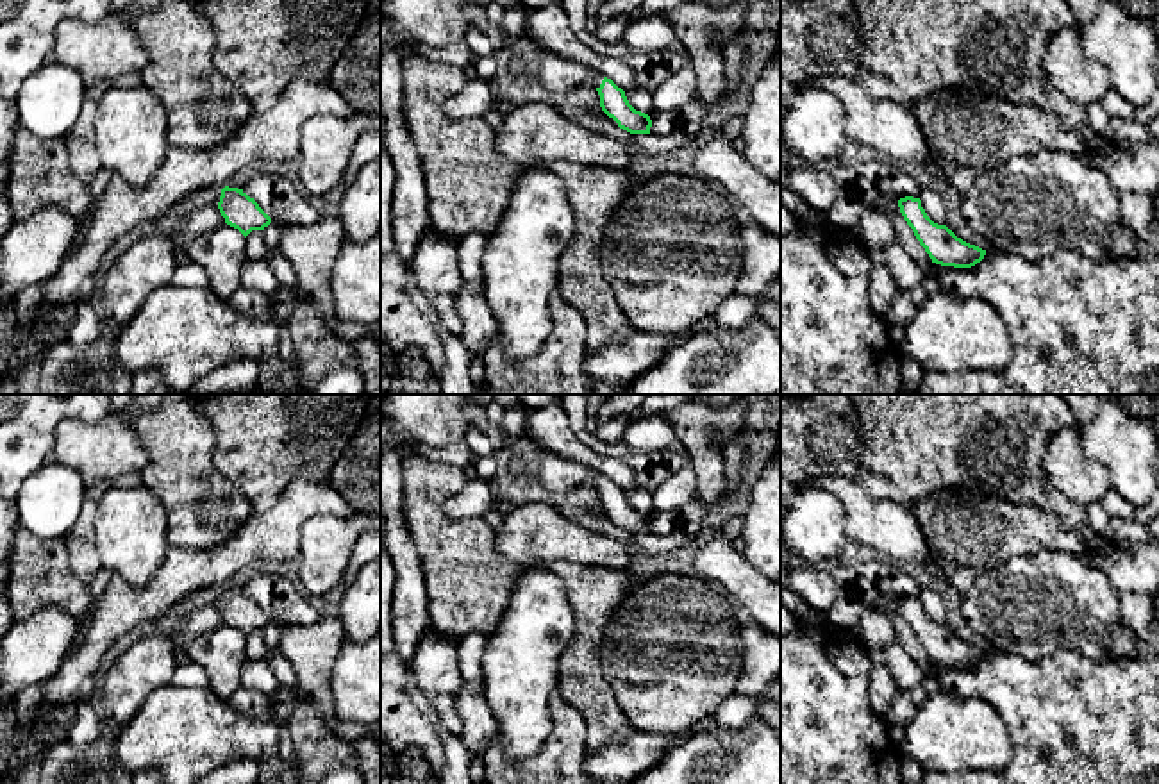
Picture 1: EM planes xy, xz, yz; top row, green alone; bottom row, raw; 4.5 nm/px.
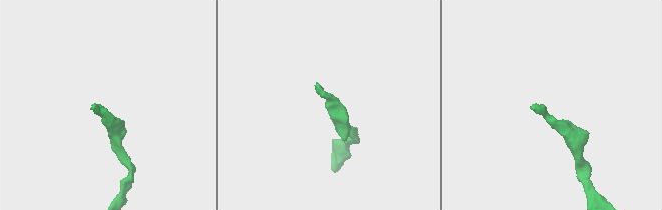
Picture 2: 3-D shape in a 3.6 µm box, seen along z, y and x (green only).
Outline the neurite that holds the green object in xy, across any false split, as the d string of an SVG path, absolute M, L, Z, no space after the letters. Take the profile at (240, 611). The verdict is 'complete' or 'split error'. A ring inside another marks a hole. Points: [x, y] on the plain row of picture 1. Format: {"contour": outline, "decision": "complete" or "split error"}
{"contour": "M225 586L218 602L225 623L238 629L245 638L252 630L264 630L271 618L243 589Z", "decision": "complete"}

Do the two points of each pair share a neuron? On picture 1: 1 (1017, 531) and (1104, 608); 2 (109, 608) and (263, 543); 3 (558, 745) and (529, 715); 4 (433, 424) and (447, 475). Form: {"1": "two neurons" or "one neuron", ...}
{"1": "two neurons", "2": "one neuron", "3": "two neurons", "4": "two neurons"}

